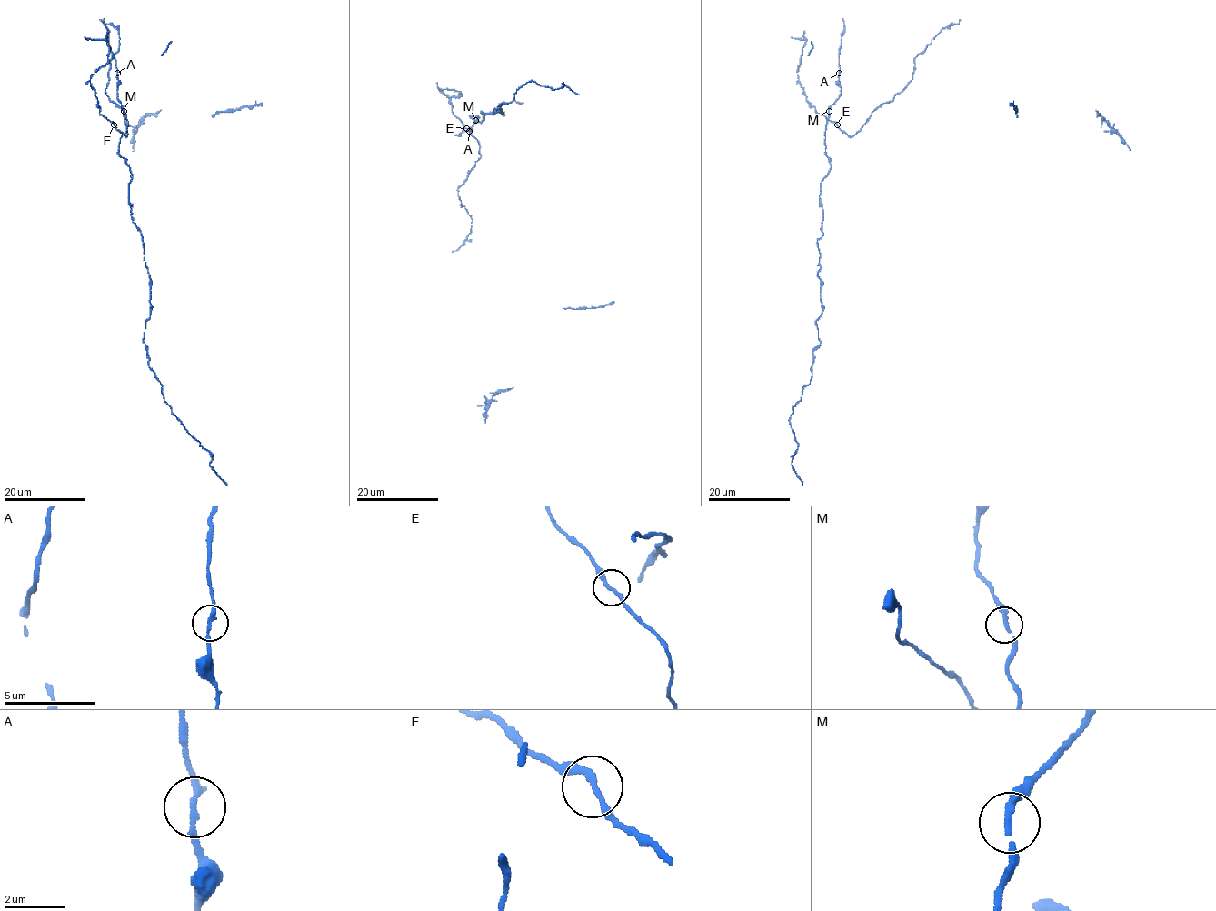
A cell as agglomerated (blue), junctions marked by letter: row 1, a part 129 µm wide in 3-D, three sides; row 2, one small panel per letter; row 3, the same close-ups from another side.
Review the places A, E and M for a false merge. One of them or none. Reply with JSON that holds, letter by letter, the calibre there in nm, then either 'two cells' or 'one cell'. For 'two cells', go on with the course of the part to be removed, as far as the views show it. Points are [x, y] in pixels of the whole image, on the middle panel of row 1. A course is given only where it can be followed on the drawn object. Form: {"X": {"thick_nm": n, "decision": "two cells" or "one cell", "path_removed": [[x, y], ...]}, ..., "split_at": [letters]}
{"A": {"thick_nm": 200, "decision": "one cell"}, "E": {"thick_nm": 180, "decision": "one cell"}, "M": {"thick_nm": 200, "decision": "one cell"}, "split_at": []}

